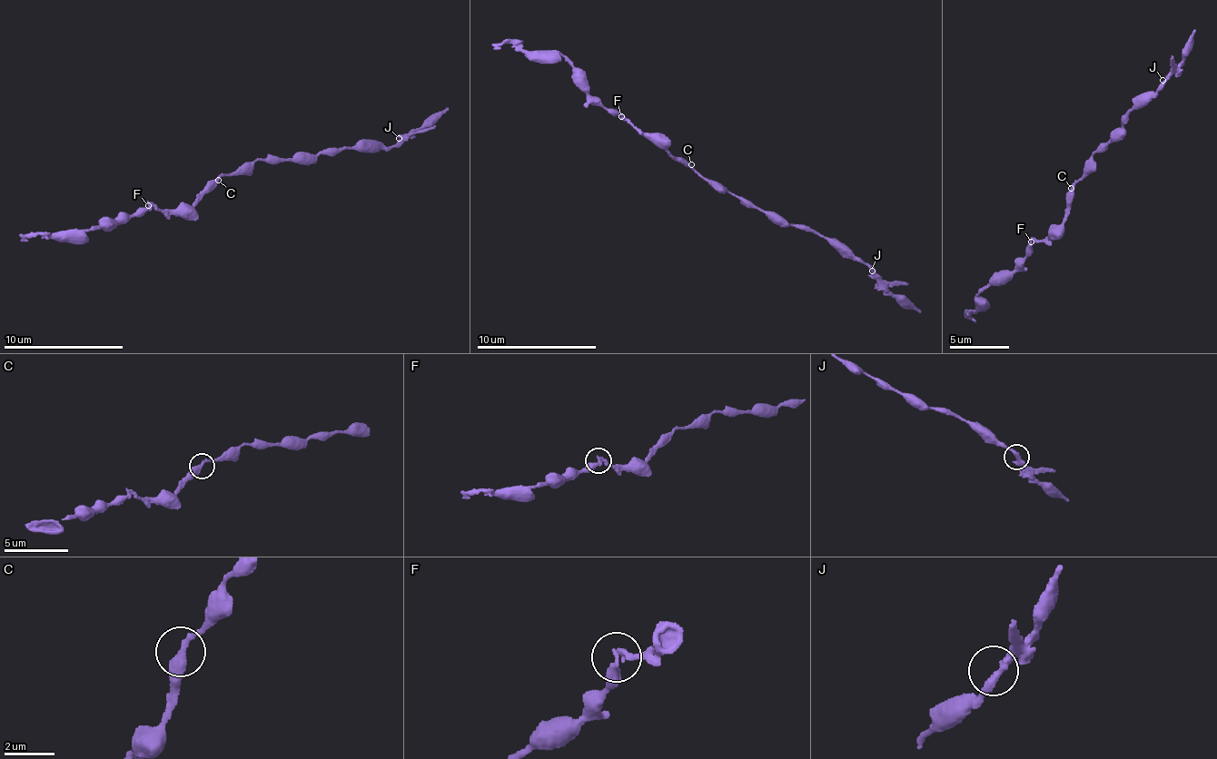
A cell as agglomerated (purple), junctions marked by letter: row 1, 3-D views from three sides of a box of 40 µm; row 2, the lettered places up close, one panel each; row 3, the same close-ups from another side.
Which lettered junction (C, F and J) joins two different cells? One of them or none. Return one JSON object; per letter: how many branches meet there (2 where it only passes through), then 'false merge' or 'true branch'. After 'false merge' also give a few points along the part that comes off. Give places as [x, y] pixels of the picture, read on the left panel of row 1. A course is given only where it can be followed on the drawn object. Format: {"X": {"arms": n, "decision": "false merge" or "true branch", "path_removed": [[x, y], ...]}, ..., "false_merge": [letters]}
{"C": {"arms": 2, "decision": "true branch"}, "F": {"arms": 2, "decision": "true branch"}, "J": {"arms": 2, "decision": "true branch"}, "false_merge": []}

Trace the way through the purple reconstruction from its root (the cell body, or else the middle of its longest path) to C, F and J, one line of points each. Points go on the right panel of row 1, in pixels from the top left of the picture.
C: (1080, 177), (1071, 188)
F: (1080, 177), (1074, 184), (1068, 214), (1053, 234), (1035, 241), (1030, 241)
J: (1080, 177), (1094, 151), (1103, 146), (1109, 136), (1121, 127), (1130, 109), (1151, 98), (1162, 80)

